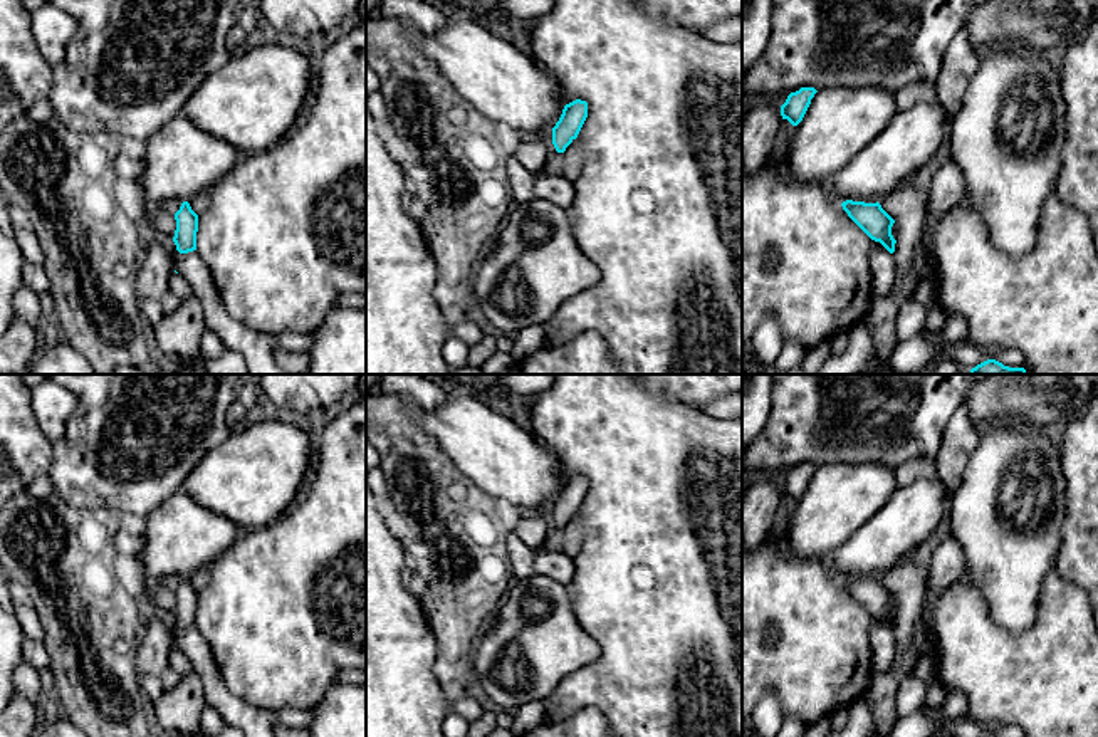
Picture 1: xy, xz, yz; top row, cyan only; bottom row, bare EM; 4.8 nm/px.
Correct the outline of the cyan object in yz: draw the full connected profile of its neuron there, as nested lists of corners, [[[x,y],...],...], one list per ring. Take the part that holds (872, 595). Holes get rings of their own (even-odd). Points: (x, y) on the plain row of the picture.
[[[846,576],[841,579],[848,593],[875,618],[880,618],[890,630],[897,616],[891,611],[895,596],[876,579]]]

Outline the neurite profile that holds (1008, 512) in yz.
[[[999,421],[980,430],[960,487],[949,499],[950,536],[965,556],[962,576],[986,599],[991,619],[1007,631],[1021,633],[1036,621],[1041,584],[1061,549],[1064,492],[1061,450],[1044,431]]]

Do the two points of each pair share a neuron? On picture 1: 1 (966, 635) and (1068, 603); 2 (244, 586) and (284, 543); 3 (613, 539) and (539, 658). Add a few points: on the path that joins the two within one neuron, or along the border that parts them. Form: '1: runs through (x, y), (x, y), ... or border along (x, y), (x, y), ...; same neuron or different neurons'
1: runs through (991, 642), (1030, 642), (1043, 628); same neuron
2: runs through (254, 576), (277, 553); same neuron
3: border along (564, 586), (578, 623), (595, 640); different neurons

